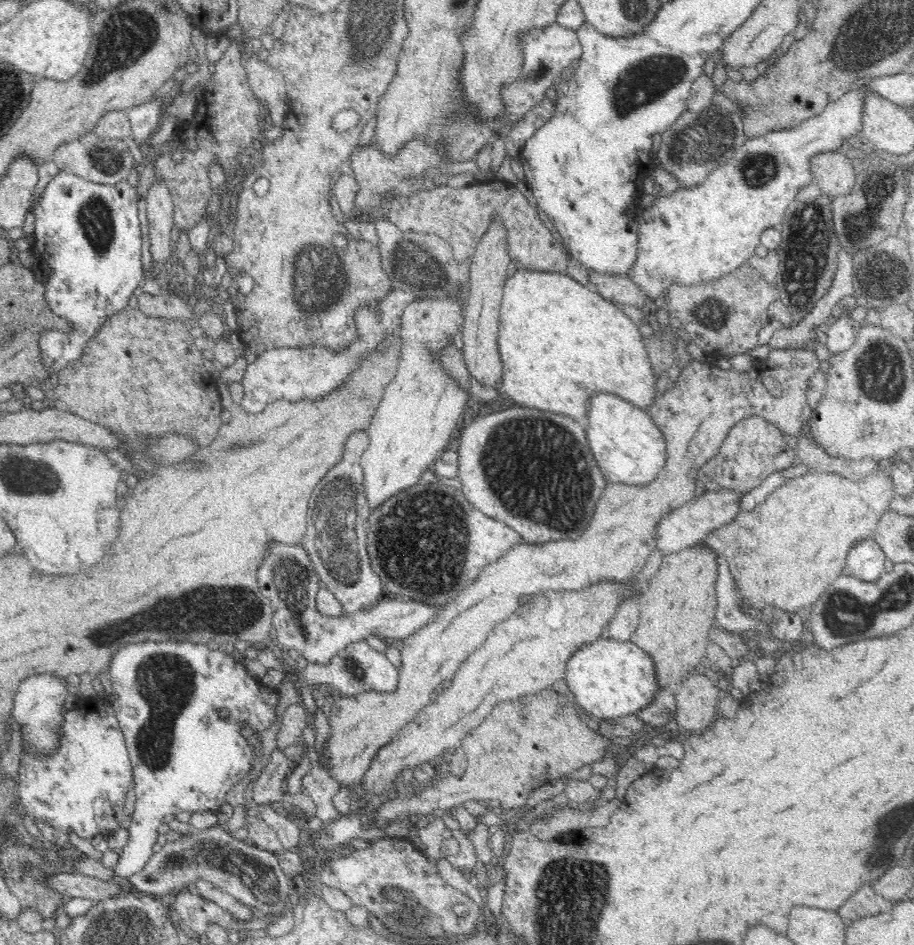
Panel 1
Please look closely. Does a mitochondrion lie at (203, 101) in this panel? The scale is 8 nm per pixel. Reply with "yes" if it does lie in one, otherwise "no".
no

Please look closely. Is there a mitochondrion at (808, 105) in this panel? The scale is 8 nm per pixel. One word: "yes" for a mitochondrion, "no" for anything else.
no

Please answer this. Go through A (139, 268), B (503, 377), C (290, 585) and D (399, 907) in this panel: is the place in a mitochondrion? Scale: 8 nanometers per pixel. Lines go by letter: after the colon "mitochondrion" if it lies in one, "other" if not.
A: other
B: other
C: mitochondrion
D: mitochondrion

